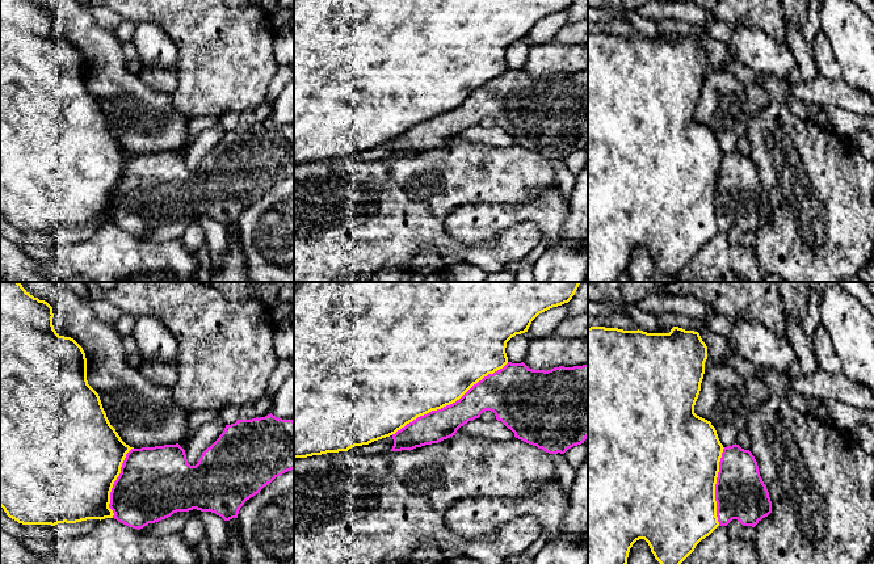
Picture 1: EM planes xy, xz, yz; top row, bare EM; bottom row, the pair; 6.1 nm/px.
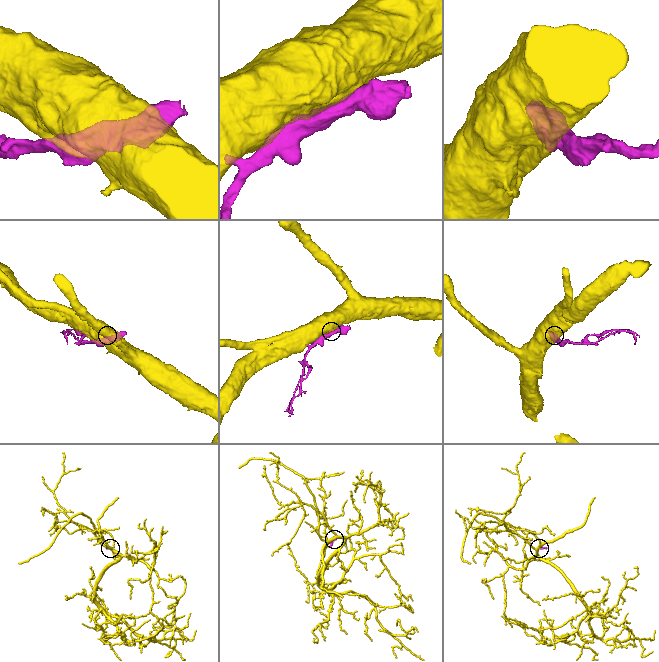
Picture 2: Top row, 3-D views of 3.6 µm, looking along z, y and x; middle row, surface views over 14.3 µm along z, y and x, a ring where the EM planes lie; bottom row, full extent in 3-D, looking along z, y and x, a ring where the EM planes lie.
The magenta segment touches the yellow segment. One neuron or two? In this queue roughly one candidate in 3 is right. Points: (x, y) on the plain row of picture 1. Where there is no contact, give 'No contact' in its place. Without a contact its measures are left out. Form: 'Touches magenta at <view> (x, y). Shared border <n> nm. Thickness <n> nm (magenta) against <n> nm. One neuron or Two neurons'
Touches magenta at xz (450, 110). Shared border 850 nm. Thickness 200 nm (magenta) against 500 nm. Two neurons

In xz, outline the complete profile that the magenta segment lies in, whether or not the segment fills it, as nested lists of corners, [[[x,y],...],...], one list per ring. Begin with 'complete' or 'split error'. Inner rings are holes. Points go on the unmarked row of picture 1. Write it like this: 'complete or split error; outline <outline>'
complete; outline [[[508,68],[455,109],[417,123],[392,140],[391,157],[447,146],[486,117],[493,118],[516,144],[549,160],[564,160],[588,144],[588,70],[545,77]]]

